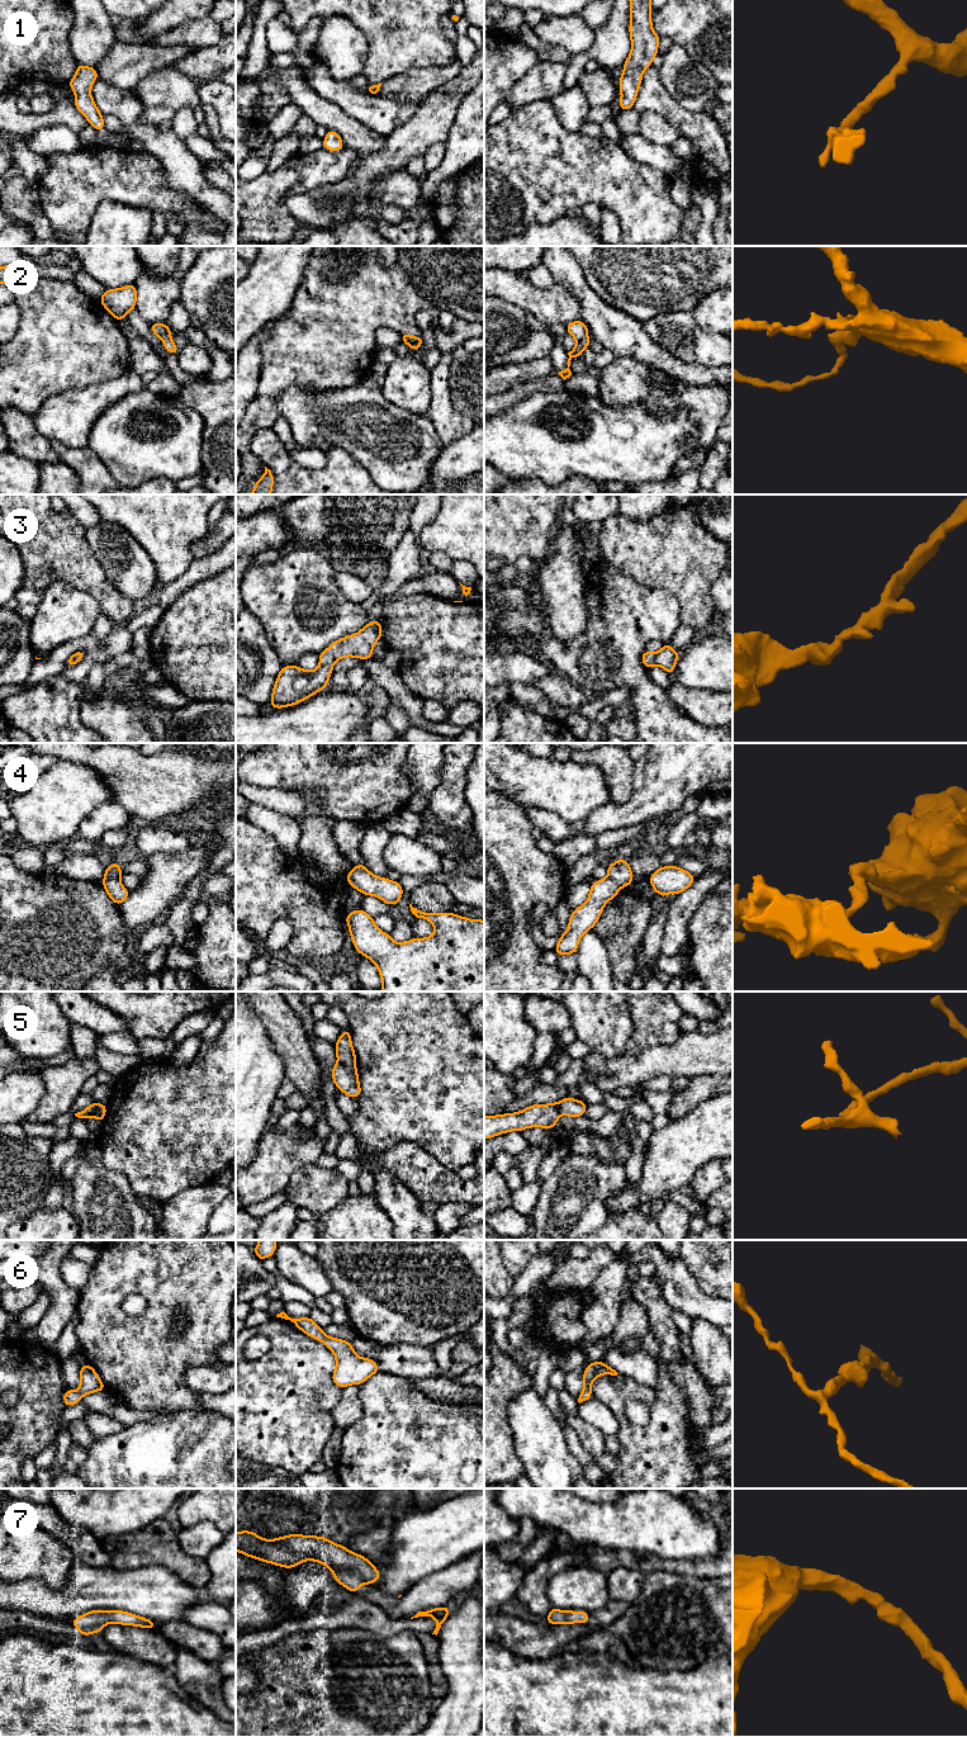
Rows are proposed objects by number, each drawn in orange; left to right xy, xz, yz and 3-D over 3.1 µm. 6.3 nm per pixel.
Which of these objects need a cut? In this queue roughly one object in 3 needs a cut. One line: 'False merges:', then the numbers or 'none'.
False merges: 2, 4, 5

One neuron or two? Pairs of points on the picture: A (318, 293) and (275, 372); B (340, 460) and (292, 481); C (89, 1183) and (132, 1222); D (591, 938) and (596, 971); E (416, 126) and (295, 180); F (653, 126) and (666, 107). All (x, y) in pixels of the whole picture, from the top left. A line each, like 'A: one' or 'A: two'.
A: one
B: one
C: one
D: one
E: two
F: two

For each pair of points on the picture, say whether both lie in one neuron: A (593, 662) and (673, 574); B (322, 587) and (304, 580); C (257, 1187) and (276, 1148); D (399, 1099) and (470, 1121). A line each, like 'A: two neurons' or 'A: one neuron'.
A: two neurons
B: one neuron
C: one neuron
D: one neuron

